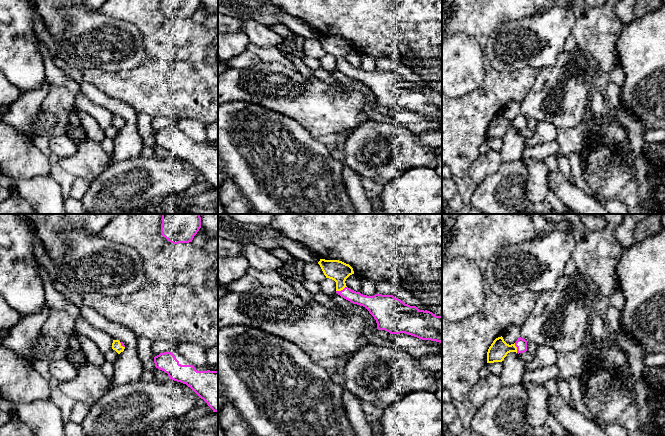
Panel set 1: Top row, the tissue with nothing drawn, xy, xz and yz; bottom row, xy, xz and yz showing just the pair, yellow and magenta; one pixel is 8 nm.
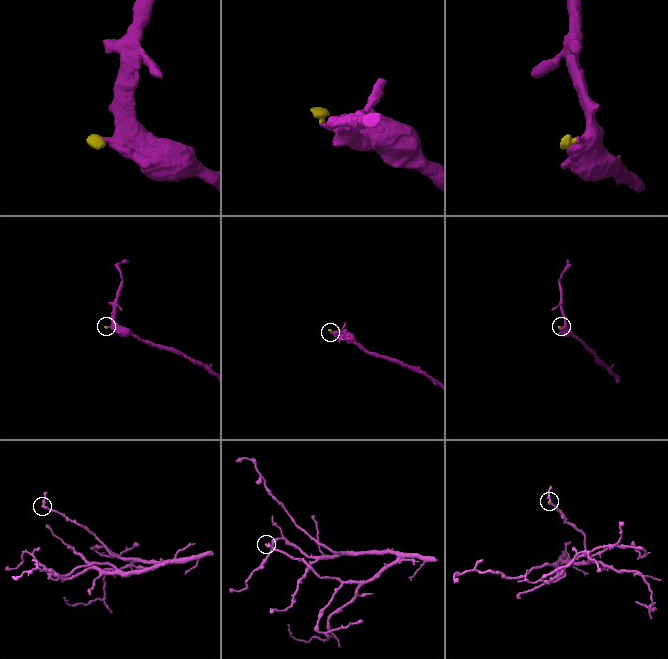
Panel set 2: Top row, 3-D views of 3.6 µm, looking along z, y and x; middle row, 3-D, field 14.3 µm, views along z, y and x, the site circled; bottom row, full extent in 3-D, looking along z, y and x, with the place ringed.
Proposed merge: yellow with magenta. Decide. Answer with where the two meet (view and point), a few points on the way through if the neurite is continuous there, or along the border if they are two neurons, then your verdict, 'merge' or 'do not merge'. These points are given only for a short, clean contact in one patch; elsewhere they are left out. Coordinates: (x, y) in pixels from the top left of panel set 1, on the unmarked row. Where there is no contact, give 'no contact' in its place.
xz (341, 65) | across xz (336, 46), (339, 49), (341, 65), (354, 73), (369, 78) | merge

